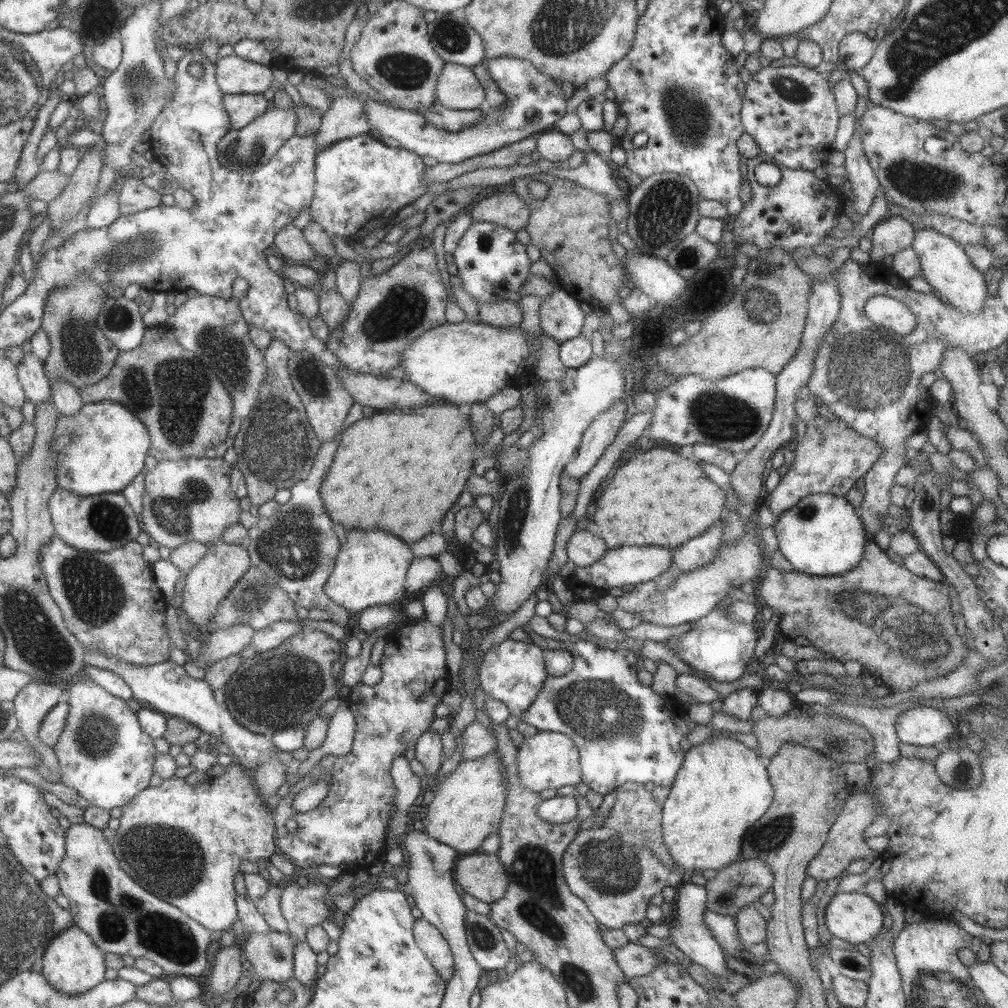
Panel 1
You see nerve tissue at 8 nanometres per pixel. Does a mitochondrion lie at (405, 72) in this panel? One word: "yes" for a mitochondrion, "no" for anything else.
yes

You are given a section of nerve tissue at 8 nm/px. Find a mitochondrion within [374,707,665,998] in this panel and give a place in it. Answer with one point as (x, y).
(610, 866)

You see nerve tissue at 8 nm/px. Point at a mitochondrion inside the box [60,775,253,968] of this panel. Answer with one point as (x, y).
(161, 860)

